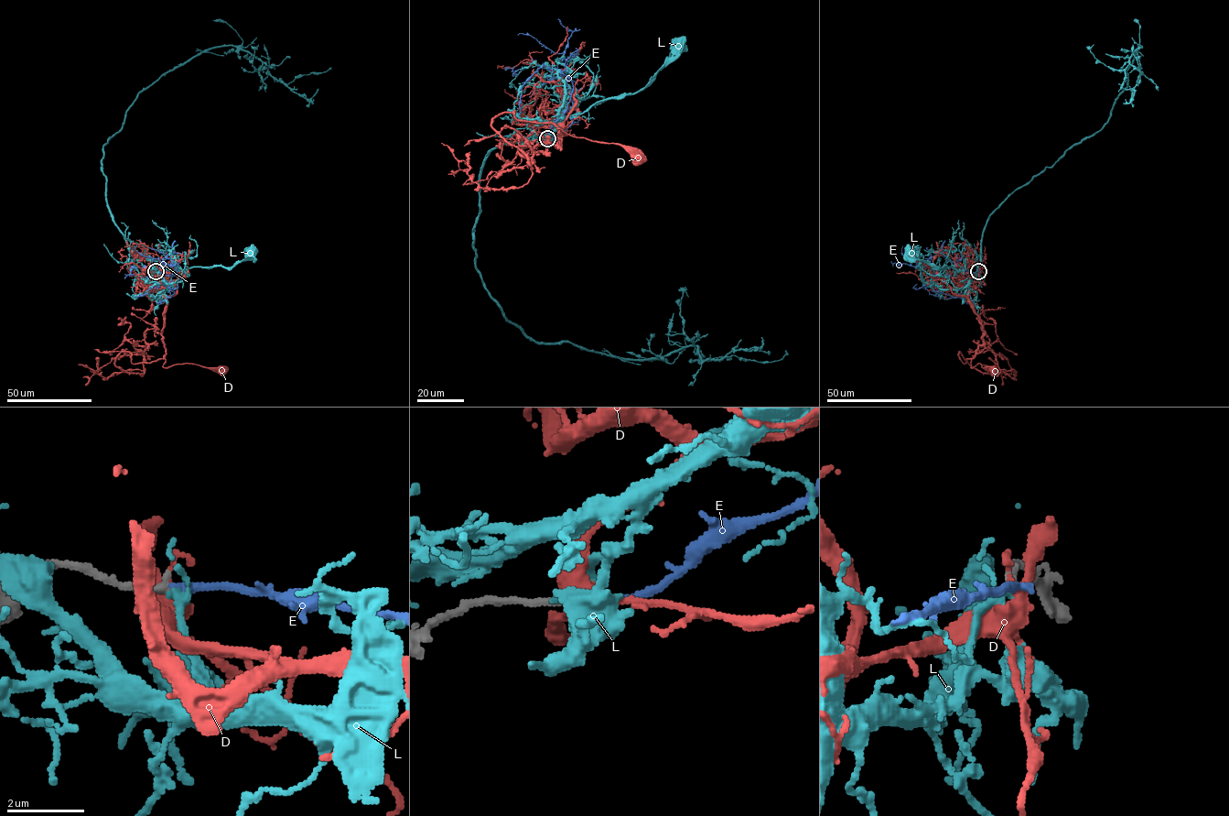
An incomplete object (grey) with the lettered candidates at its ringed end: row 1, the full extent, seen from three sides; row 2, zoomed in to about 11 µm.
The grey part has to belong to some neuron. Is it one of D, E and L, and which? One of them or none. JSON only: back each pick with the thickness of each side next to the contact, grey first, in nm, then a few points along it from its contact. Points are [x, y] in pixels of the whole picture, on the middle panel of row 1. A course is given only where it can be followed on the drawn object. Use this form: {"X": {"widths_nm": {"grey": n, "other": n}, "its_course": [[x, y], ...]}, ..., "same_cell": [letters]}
{"E": {"widths_nm": {"grey": 200, "other": 190}, "its_course": [[547, 138], [576, 117], [564, 77], [554, 78], [560, 74], [557, 69], [544, 64], [522, 87], [517, 117]]}, "same_cell": ["E"]}

